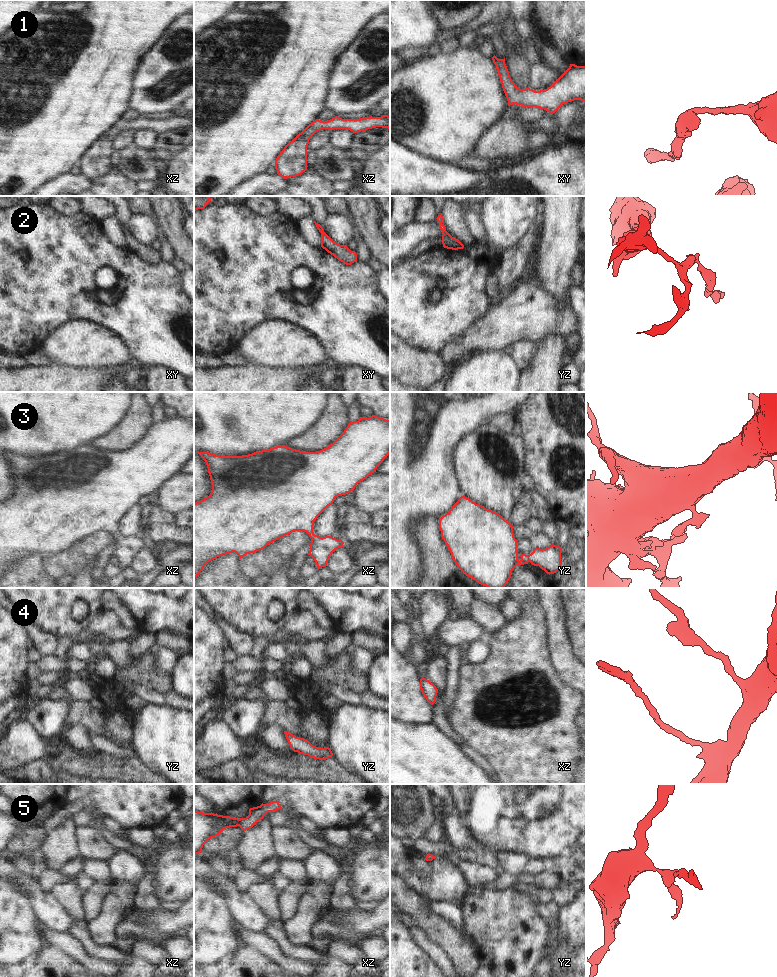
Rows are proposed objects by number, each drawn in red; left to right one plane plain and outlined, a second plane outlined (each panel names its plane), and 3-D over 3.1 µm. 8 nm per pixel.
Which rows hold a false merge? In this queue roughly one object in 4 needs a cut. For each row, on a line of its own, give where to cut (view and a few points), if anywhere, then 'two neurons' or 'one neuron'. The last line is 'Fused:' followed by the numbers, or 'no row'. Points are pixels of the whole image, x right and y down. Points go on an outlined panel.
1: no cut; one neuron
2: no cut; one neuron
3: no cut; one neuron
4: no cut; one neuron
5: no cut; one neuron
Fused: no row

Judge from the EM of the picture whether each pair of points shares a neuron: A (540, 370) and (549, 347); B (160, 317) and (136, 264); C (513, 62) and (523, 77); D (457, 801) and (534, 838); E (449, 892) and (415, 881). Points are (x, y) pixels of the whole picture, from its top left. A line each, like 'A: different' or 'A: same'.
A: same
B: same
C: same
D: same
E: same

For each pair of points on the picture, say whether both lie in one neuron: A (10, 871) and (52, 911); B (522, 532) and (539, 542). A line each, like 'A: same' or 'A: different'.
A: same
B: same

